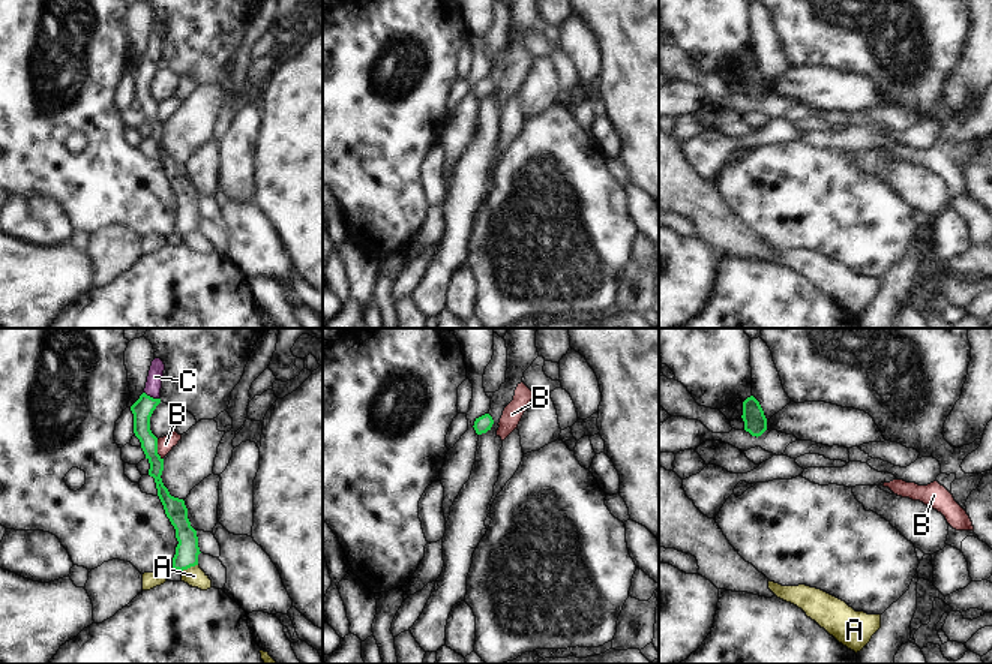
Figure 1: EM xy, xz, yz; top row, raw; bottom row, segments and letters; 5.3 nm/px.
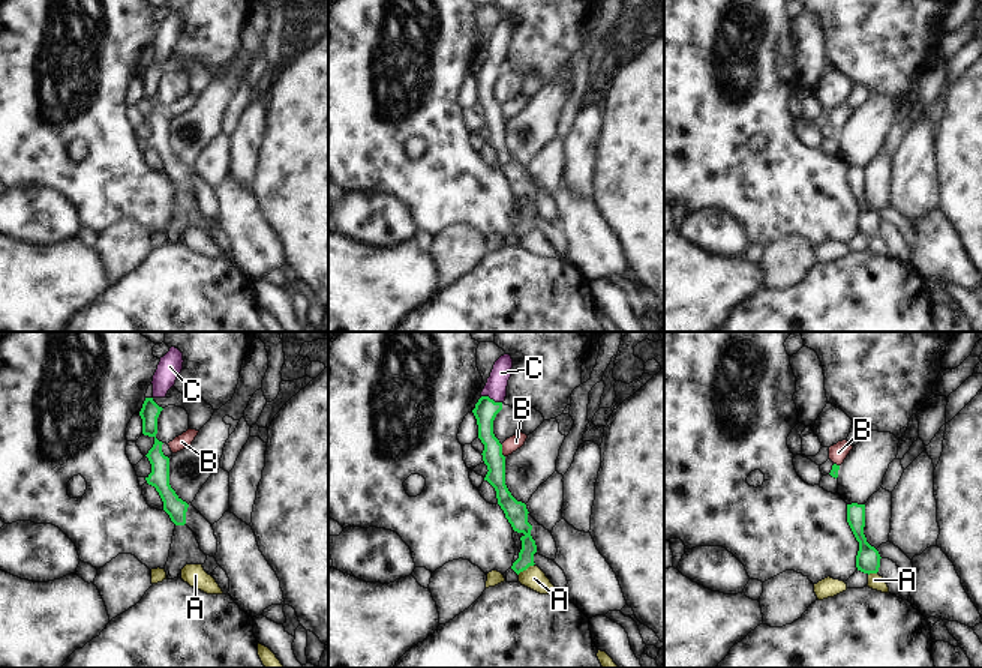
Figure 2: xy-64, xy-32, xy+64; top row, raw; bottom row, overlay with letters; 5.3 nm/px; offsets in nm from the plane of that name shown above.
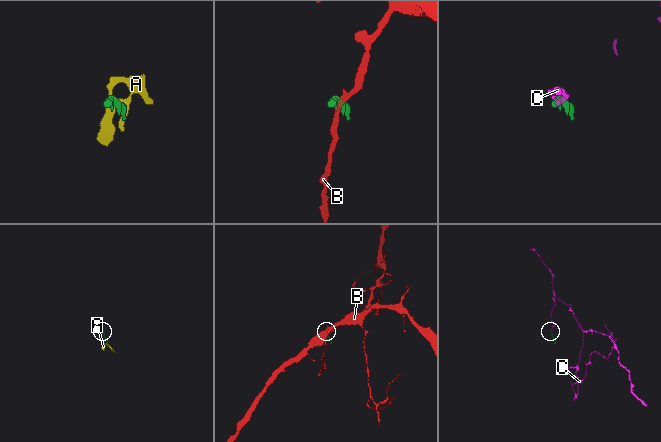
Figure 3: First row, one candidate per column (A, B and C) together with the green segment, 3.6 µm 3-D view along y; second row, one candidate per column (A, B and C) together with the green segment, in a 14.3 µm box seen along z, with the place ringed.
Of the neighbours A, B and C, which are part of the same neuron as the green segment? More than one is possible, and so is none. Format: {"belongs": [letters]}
{"belongs": ["C"]}

